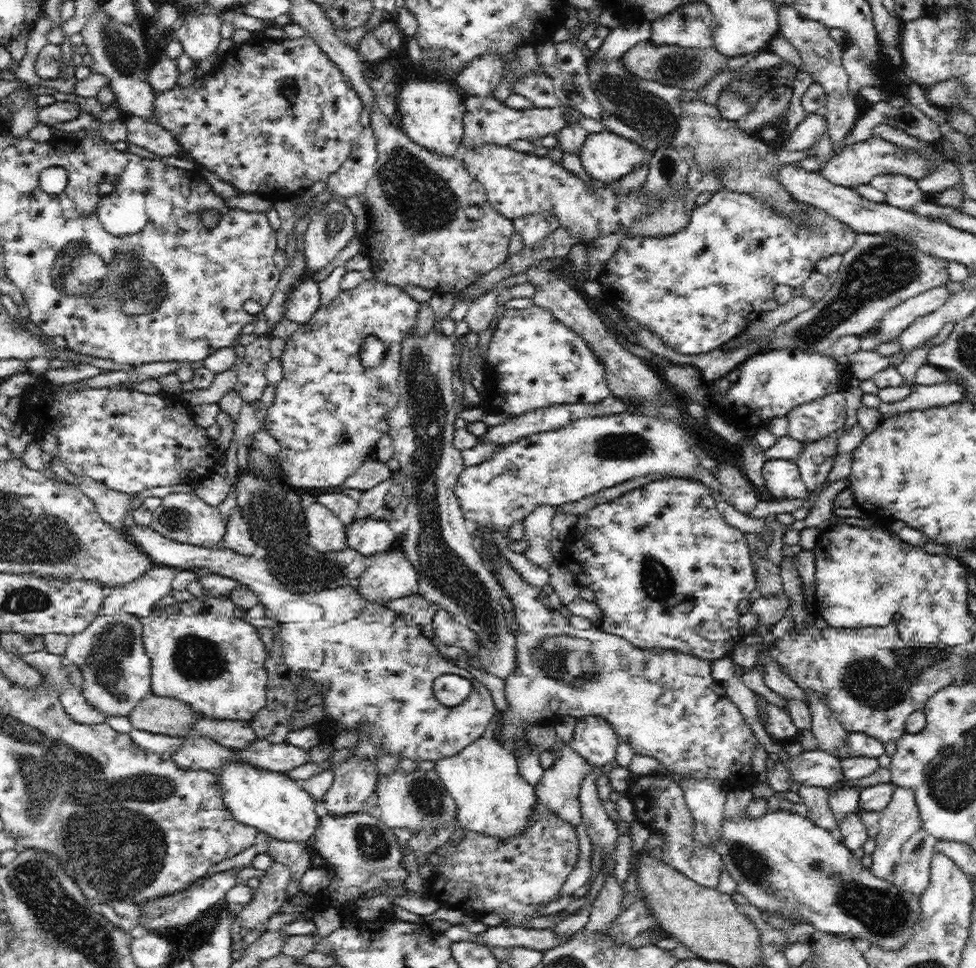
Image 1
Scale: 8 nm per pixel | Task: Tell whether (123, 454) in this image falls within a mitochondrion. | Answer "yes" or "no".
no

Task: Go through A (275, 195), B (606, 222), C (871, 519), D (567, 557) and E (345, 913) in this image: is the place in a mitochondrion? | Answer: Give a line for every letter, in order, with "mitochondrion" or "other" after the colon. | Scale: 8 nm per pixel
A: other
B: other
C: other
D: other
E: other

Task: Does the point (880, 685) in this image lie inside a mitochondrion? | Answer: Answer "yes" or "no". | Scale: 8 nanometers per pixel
yes

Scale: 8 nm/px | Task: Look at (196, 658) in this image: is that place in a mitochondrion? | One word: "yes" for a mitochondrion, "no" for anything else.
yes

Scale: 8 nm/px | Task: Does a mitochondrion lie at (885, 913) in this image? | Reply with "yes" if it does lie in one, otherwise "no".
yes

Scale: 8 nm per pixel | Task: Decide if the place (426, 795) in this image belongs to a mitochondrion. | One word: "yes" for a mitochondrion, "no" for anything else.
yes

